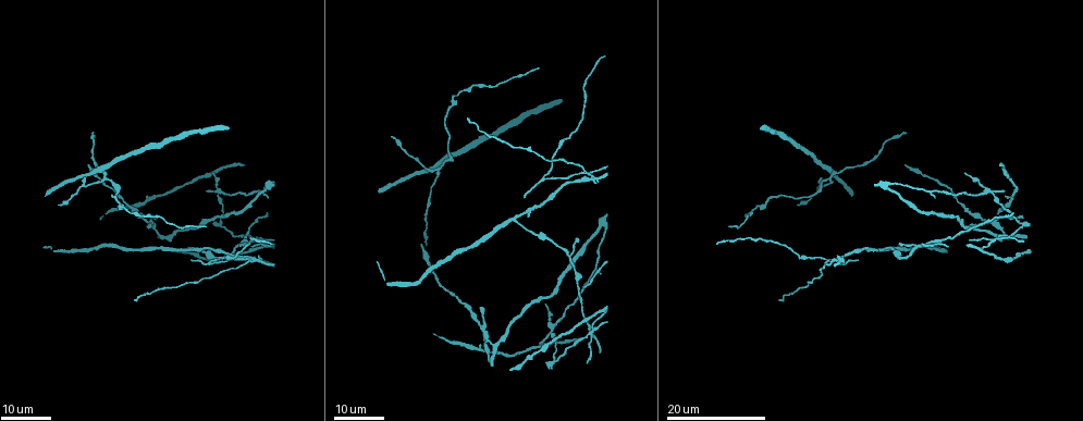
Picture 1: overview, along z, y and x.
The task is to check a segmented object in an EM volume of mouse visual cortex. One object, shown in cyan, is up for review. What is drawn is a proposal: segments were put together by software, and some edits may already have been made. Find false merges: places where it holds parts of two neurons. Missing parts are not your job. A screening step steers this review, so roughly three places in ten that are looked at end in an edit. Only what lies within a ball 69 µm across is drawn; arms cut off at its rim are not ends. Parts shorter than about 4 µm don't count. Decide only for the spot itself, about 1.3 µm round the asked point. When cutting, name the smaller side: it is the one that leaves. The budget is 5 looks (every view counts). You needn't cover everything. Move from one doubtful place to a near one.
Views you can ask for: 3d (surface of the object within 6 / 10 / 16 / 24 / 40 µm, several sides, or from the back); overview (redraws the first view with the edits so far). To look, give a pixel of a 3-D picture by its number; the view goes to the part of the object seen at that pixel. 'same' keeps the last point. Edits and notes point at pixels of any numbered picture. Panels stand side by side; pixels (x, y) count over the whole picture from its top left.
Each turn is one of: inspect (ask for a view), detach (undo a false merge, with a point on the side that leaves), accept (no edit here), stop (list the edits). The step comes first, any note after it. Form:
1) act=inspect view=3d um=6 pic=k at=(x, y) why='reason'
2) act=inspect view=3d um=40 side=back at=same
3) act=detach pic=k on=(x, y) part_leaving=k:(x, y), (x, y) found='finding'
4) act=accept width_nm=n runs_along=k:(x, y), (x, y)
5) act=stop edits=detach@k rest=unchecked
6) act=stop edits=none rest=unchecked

act=inspect view=3d um=16 pic=1 at=(834, 261) why='four or more arms meet'

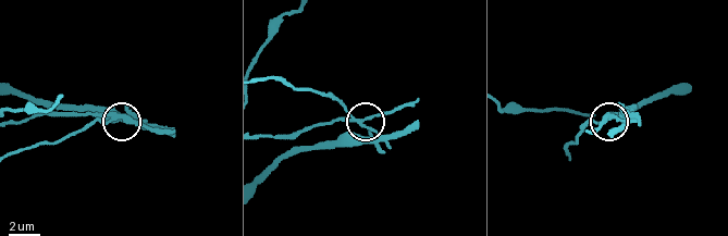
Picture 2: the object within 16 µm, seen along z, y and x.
act=inspect view=3d um=10 pic=2 at=(370, 128)

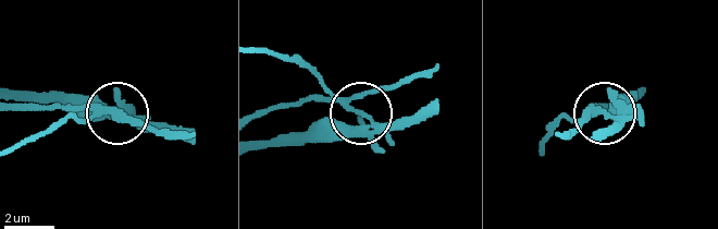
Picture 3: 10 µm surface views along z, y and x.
act=detach pic=3 on=(362, 95) part_leaving=3:(378, 125), (330, 103), (261, 109) found='two neurons meet here'

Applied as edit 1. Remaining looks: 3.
act=inspect view=overview

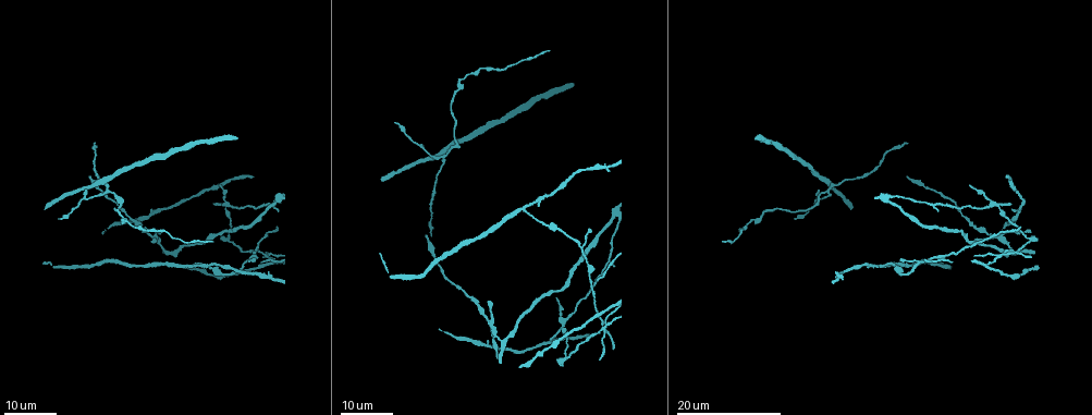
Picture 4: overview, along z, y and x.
act=inspect view=3d um=16 pic=4 at=(459, 80) why='sudden change in width'

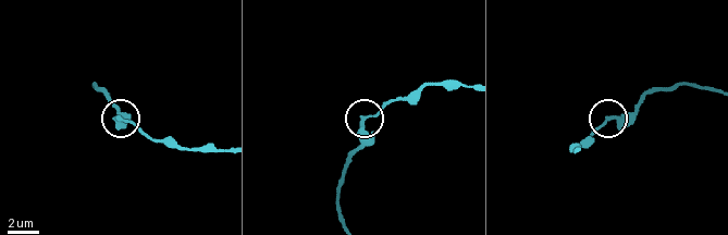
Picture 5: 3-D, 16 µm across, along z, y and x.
act=inspect view=3d um=10 pic=5 at=(362, 123)

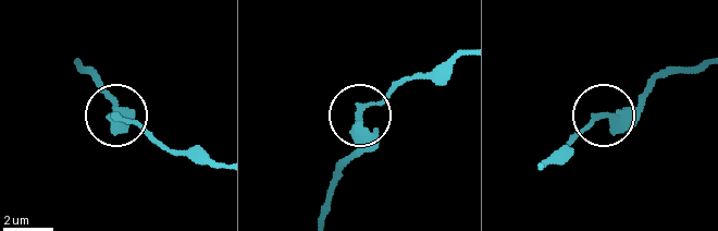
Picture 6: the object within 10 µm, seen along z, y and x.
act=accept runs_along=6:(75, 65), (95, 77), (113, 116), (155, 144) found='all the same neuron'

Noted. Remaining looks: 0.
act=stop edits=detach@3 rest=unchecked

